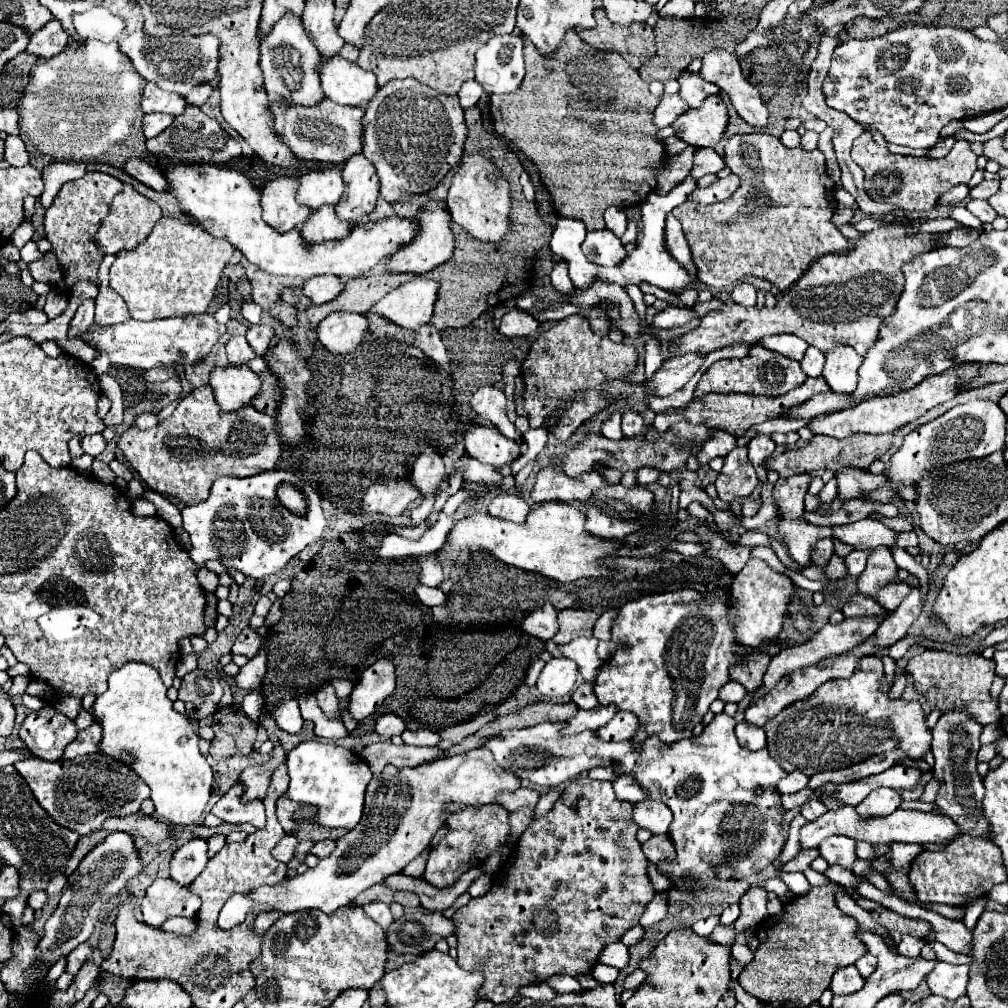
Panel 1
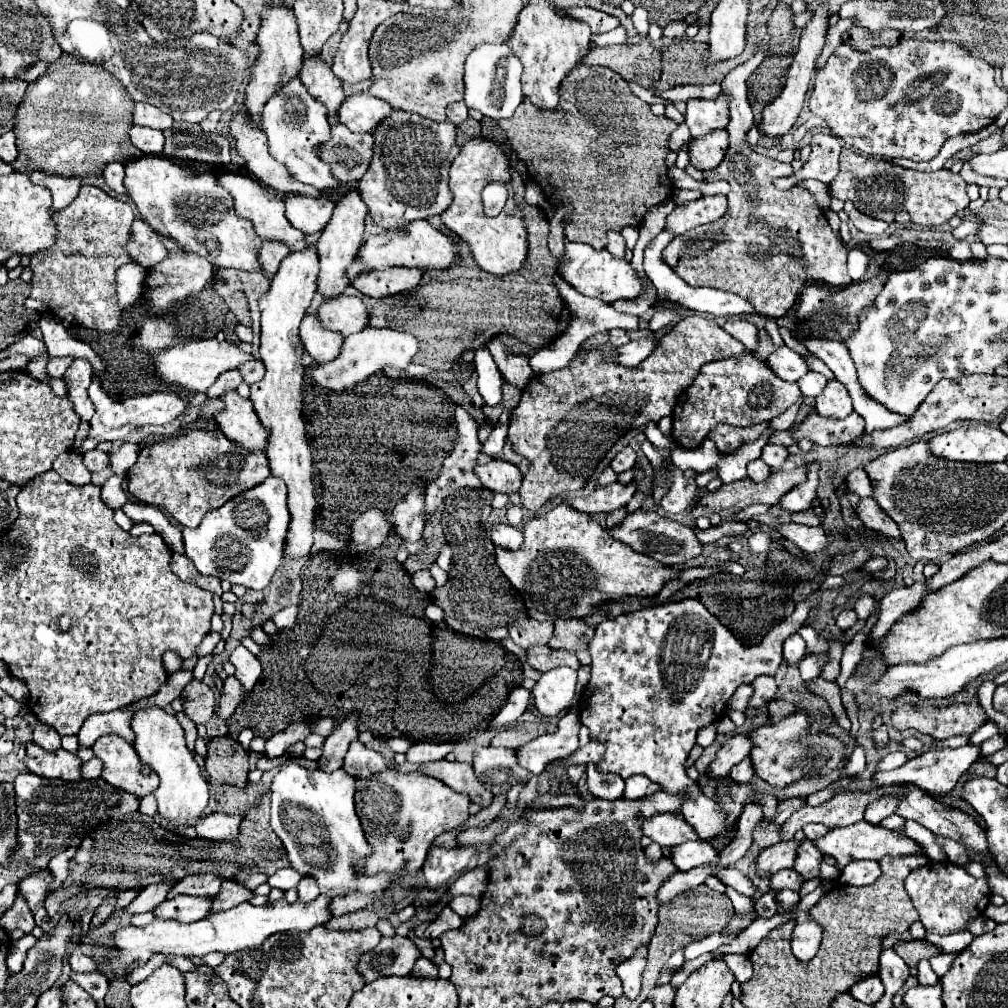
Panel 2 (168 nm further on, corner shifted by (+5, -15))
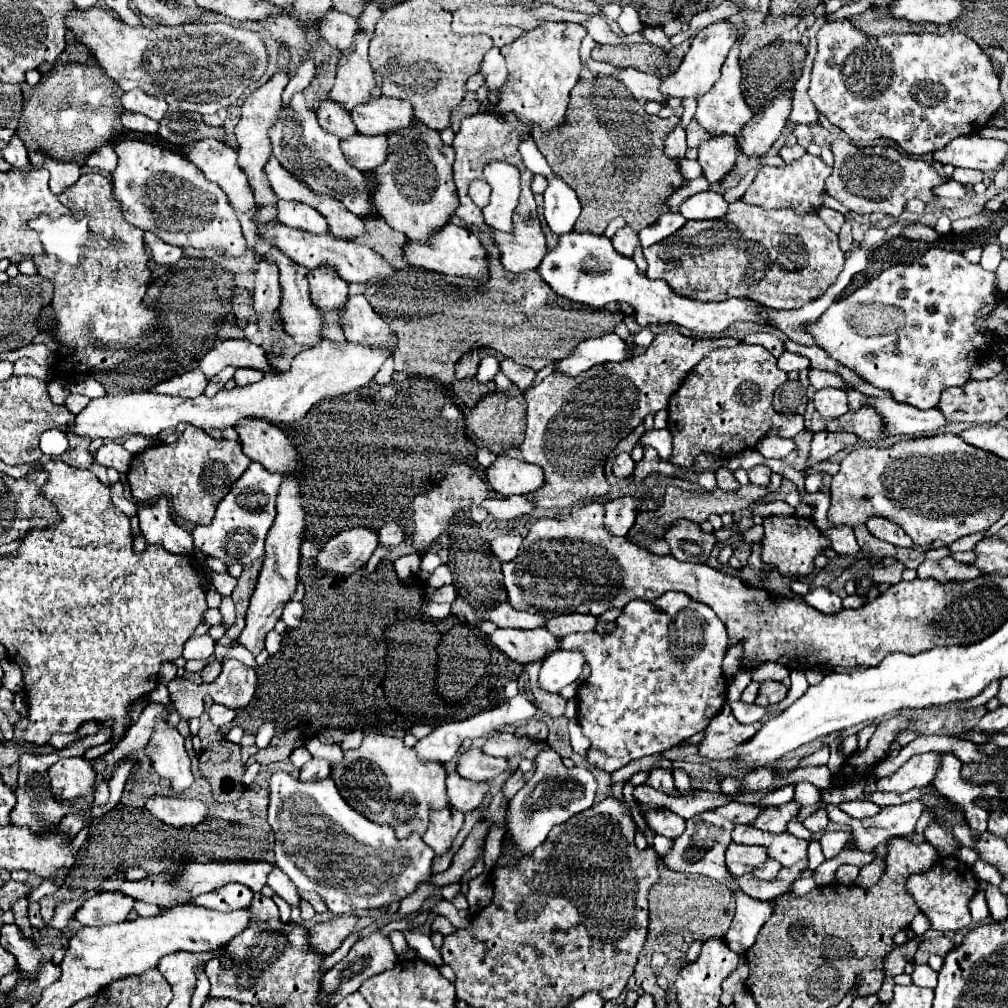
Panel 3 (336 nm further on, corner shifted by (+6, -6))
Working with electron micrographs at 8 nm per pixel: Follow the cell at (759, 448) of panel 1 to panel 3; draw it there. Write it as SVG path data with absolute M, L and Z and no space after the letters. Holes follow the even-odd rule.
M755 466L755 468L747 470L747 472L749 472L749 480L753 484L769 484L769 478L771 478L769 466Z

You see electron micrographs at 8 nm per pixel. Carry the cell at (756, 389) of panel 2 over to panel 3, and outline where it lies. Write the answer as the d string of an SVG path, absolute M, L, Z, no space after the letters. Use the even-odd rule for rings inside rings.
M737 344L707 354L693 366L677 394L669 400L667 430L673 436L671 462L691 470L693 460L701 452L725 458L735 456L737 452L755 448L771 428L779 428L779 436L783 438L803 432L803 416L779 414L773 408L773 394L787 380L787 374L777 368L775 356L763 346Z

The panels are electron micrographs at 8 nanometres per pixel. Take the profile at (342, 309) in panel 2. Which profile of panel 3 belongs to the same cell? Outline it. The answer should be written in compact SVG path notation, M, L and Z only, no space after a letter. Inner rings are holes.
M363 294L349 296L347 304L339 310L339 324L349 342L367 346L387 346L393 330L373 312Z

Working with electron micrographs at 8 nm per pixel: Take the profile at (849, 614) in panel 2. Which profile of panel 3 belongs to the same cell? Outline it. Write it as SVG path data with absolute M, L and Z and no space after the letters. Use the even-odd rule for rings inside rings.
M813 588L807 596L803 596L803 600L823 614L839 614L843 608L841 598L827 588Z

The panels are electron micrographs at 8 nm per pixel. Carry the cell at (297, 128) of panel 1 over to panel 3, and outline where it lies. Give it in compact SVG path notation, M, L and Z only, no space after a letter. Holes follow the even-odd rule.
M353 134L353 138L341 142L341 150L347 158L347 162L361 172L369 172L381 162L385 162L387 156L387 140L385 136L365 136L365 134Z

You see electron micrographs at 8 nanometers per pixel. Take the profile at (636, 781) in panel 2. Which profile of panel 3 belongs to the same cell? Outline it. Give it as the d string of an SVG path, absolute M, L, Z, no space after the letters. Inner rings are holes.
M655 768L655 770L651 770L645 784L651 786L651 788L655 788L655 790L659 790L659 792L677 796L675 784L673 784L673 772L671 772L671 770L665 770L665 768Z

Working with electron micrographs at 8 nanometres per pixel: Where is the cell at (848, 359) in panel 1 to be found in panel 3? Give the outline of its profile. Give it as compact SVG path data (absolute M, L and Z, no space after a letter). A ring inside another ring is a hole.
M825 388L825 390L815 392L813 404L815 404L815 410L827 420L839 418L849 410L847 394L843 390L833 390L833 388Z

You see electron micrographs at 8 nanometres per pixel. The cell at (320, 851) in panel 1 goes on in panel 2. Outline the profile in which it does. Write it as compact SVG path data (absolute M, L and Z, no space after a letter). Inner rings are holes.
M308 877L300 881L300 885L298 885L298 901L302 901L302 903L308 901L308 903L310 903L310 901L314 901L318 895L320 895L320 891L318 891L318 885L316 885L314 881L310 881Z

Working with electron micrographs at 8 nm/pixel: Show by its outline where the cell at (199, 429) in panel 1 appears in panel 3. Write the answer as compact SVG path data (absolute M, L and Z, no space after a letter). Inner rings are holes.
M187 426L173 444L153 444L143 454L137 454L131 460L127 480L135 500L155 502L159 496L167 496L179 518L193 524L209 524L217 504L249 464L251 460L243 454L239 442L211 438L197 426Z

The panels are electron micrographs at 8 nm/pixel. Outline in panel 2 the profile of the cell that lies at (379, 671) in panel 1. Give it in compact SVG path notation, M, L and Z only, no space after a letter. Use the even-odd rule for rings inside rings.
M344 719L342 725L338 725L330 737L326 739L322 747L322 755L318 759L318 769L332 773L342 767L344 755L348 751L348 745L358 737L358 729L354 727L354 719Z

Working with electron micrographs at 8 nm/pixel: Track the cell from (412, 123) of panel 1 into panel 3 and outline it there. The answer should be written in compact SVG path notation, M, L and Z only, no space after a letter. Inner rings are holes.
M421 124L421 130L417 130L417 126L409 126L409 130L401 130L401 134L387 134L387 144L389 144L387 158L375 170L377 186L373 194L373 208L393 230L403 232L409 240L421 242L429 238L429 234L435 228L441 228L443 224L447 224L451 218L451 212L459 204L457 190L453 184L453 174L451 174L455 150L453 146L445 146L445 142L441 142L439 132L425 124Z

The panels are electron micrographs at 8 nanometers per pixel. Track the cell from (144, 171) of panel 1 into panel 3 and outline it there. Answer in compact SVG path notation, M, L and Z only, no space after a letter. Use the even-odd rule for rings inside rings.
M107 144L107 146L101 146L99 150L95 150L95 152L85 160L85 164L91 166L91 168L97 168L97 170L101 170L101 172L111 174L111 172L115 170L115 166L117 166L117 154L115 154L113 146Z

